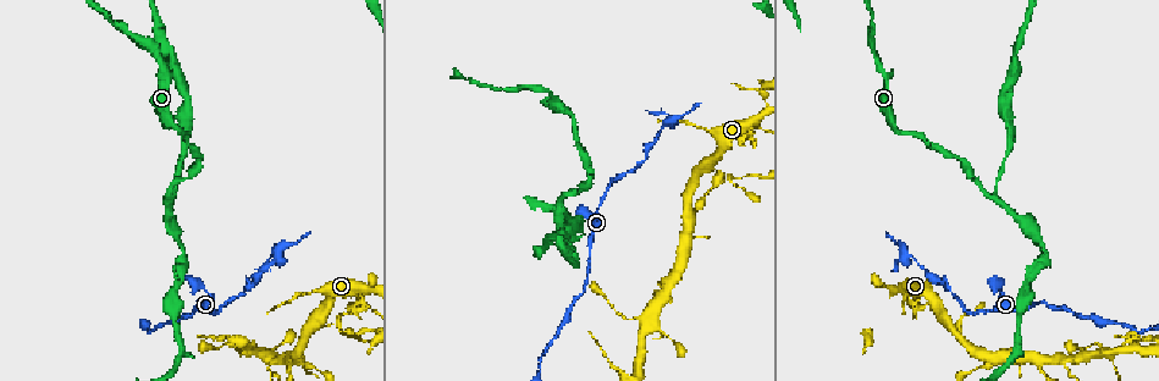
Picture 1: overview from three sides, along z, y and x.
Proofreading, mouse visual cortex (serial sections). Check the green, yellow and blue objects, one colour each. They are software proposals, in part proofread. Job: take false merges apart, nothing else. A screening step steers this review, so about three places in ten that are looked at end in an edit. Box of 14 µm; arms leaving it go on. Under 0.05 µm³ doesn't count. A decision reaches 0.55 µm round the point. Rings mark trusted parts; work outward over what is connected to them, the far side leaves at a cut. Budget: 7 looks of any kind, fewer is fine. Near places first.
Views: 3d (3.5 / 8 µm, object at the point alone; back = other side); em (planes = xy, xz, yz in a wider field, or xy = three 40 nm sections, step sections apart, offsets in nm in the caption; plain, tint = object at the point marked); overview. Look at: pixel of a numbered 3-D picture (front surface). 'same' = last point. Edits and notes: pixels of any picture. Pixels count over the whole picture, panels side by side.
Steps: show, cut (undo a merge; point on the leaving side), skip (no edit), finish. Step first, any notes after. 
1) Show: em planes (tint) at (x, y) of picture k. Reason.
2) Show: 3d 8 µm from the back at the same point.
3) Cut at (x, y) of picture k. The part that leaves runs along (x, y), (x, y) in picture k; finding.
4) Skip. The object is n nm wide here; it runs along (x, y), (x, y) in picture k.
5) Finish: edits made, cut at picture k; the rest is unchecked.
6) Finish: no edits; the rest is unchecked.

Show: 3d 3.5 µm at (949, 324) of picture 1. Small branch off a trunk.

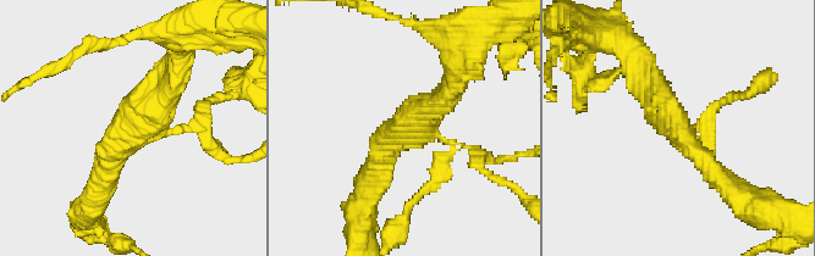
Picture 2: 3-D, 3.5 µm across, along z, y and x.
Show: em planes (tint) at (416, 124) of picture 2. 3 arms meet here; the arms are 100, 300, 350 nm wide; shape alone is not enough.

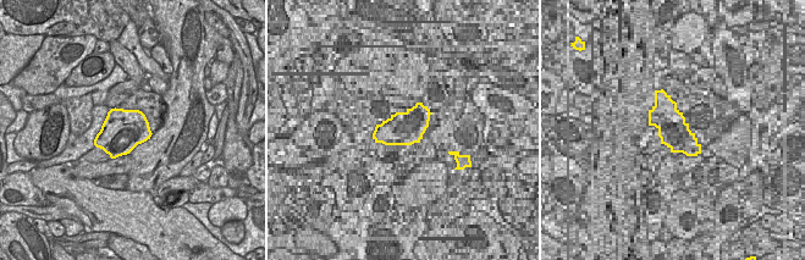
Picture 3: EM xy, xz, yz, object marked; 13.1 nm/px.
Skip. It runs along (633, 62), (657, 104), (720, 179) in picture 2; one cell here.

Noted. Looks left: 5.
Show: 3d 3.5 µm at (298, 359) of picture 1. A fork.

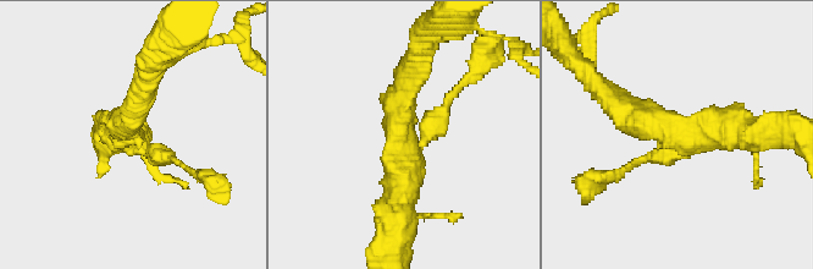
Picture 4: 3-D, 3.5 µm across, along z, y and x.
Show: em xy step 3 (tint) at (684, 133) of picture 4. 3 arms meet here; the arms are 200, 350, 450 nm wide.

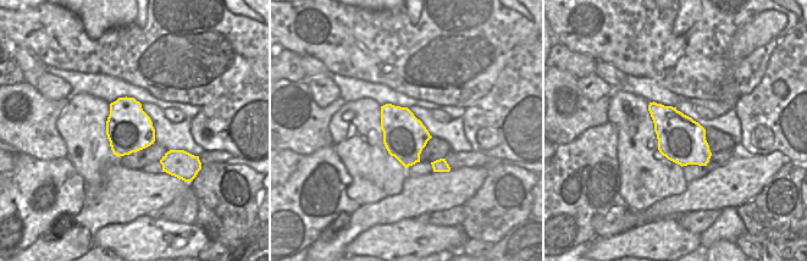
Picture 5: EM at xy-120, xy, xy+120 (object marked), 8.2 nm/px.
Skip. The object is 360 nm wide here; it runs along (614, 102), (667, 131), (767, 131) in picture 4; continuous, no second cell.

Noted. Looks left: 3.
Show: 3d 8 µm at (1065, 357) of picture 1. A fork.

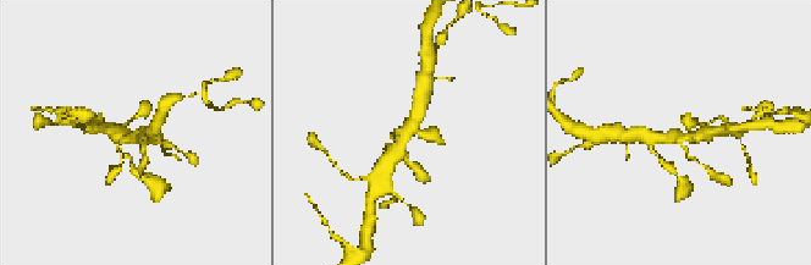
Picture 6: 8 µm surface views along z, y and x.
Show: em xy step 3 (tint) at (679, 138) of picture 6. 3 arms meet here; the arms are 150, 400, 400 nm wide.

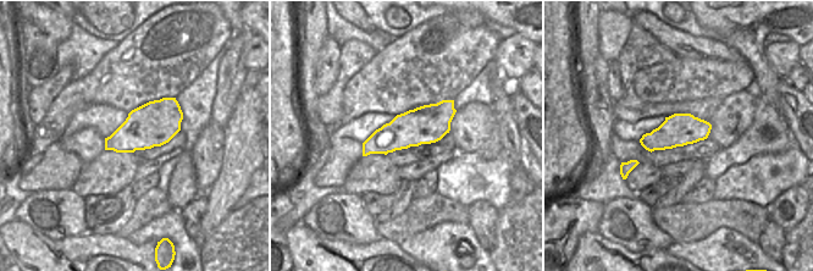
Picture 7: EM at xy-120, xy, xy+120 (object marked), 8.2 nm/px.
Skip. It runs along (451, 103), (430, 123), (365, 151) in picture 7; all the same cell.

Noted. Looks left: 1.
Finish: no edits; the rest is unchecked.

